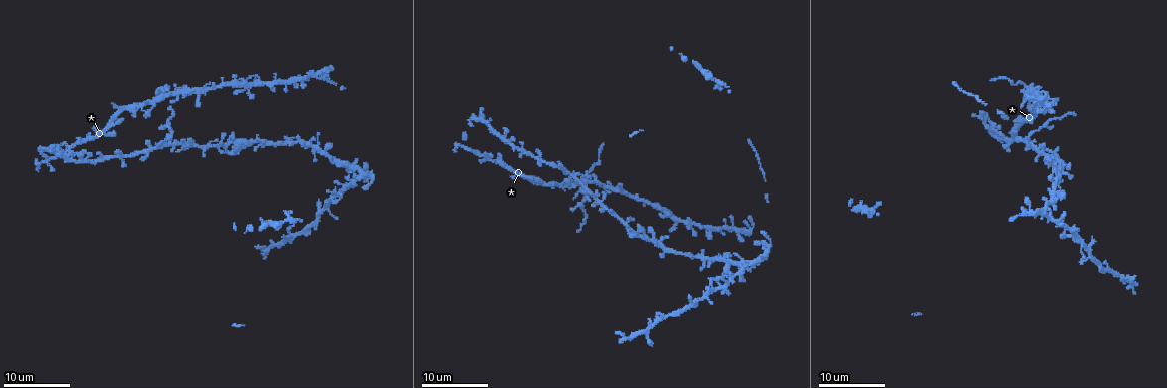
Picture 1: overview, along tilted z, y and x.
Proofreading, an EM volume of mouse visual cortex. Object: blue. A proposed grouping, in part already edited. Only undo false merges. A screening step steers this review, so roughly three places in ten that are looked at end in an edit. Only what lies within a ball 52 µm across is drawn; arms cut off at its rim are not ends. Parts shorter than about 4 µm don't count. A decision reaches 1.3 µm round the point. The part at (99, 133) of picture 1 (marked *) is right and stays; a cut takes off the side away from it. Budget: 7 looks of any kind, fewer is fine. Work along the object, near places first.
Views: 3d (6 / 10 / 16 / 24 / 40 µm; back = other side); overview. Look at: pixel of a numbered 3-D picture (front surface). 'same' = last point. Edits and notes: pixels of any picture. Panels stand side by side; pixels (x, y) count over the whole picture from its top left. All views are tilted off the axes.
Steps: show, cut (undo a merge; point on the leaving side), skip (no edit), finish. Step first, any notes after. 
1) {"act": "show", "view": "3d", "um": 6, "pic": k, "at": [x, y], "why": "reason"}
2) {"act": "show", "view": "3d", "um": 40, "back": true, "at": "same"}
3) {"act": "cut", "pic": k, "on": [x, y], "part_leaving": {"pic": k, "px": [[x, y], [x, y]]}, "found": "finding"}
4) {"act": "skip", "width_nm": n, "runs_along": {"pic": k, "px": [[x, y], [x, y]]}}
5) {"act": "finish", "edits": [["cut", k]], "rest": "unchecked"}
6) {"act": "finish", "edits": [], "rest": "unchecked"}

{"act": "show", "view": "3d", "um": 24, "pic": 1, "at": [503, 136], "why": "looks like a crossing"}

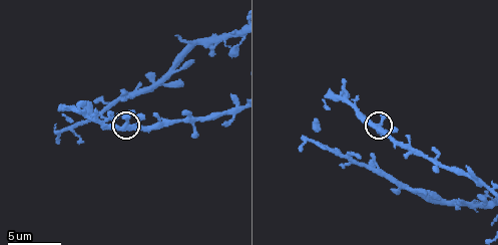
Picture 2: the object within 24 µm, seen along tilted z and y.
{"act": "show", "view": "3d", "um": 6, "pic": 2, "at": [124, 125]}

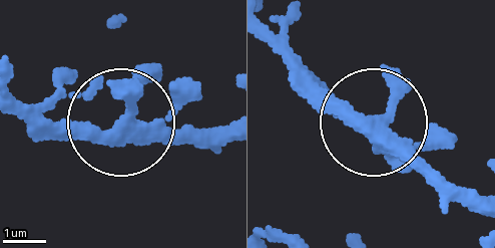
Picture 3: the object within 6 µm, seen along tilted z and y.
{"act": "skip", "side_arm_um": 10, "arms": 5, "found": "continuous, no second neuron"}

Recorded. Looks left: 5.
{"act": "show", "view": "3d", "um": 10, "pic": 2, "at": [233, 115], "why": "two arms in line, one across"}

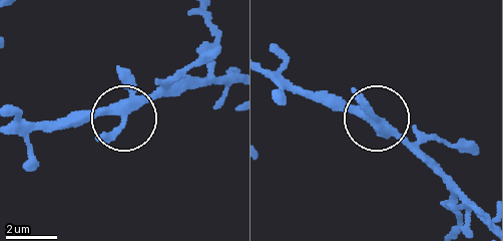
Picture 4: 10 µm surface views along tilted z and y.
{"act": "skip", "side_arm_um": 29, "found": "all the same neuron"}

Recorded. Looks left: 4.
{"act": "show", "view": "3d", "um": 24, "pic": 1, "at": [171, 143]}

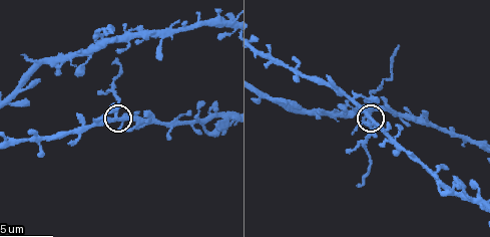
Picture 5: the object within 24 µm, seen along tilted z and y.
{"act": "show", "view": "3d", "um": 10, "pic": 5, "at": [116, 114]}

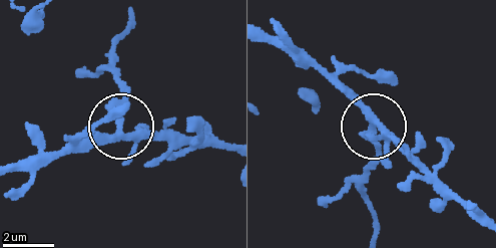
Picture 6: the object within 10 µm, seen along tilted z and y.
{"act": "cut", "pic": 6, "on": [124, 95], "part_leaving": {"pic": 6, "px": [[369, 125], [373, 145], [363, 188], [374, 234]]}, "found": "a second neuron is stuck on"}

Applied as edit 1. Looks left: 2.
{"act": "finish", "edits": [["cut", 6]], "rest": "unchecked"}

